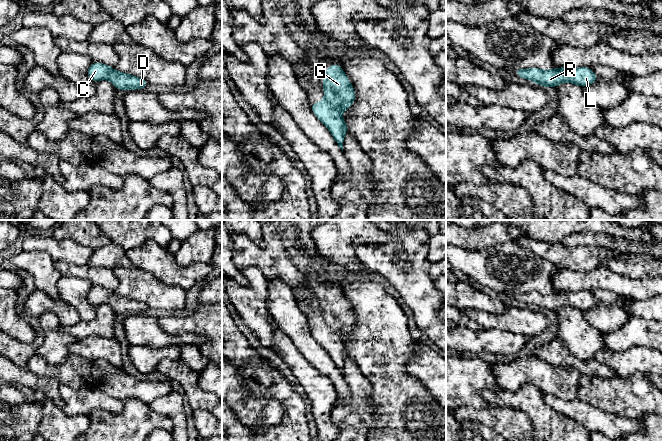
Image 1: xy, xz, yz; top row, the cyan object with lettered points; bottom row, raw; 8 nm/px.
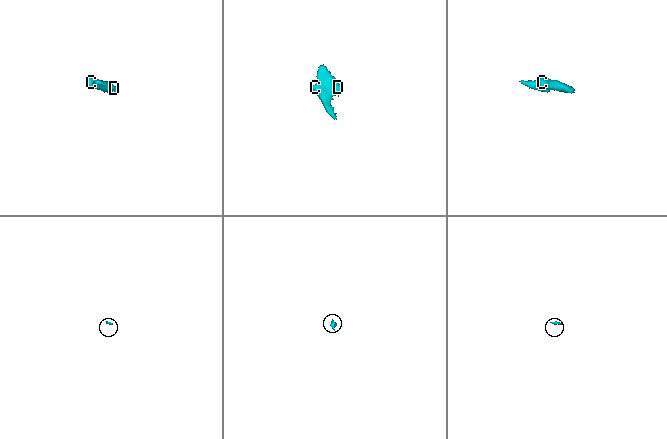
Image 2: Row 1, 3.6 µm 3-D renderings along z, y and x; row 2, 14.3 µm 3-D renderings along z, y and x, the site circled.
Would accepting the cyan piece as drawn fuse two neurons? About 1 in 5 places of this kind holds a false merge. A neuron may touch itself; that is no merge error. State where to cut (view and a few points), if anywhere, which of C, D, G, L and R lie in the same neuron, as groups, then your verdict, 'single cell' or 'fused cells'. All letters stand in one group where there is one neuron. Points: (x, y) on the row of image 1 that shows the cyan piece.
no cut; C D G L R; single cell

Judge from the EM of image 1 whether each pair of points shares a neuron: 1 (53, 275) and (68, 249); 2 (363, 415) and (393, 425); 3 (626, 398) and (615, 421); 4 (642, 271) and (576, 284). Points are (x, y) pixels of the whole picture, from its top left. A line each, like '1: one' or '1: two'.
1: two
2: two
3: two
4: two

